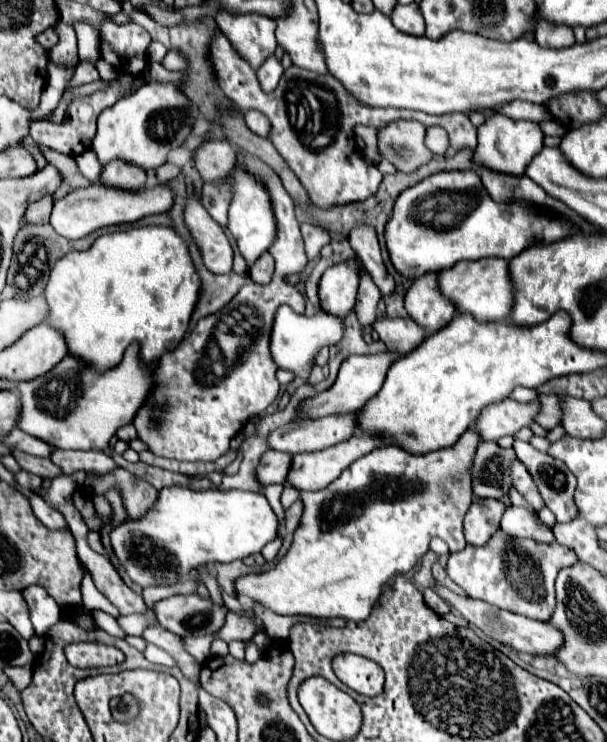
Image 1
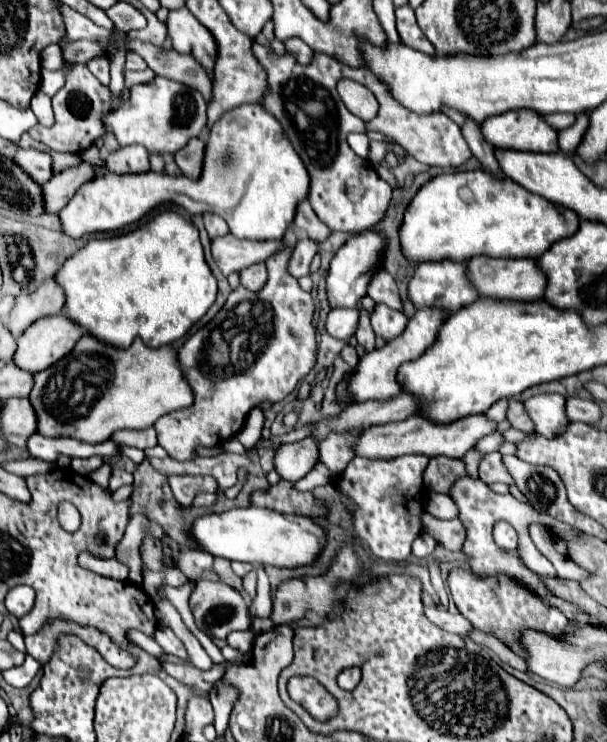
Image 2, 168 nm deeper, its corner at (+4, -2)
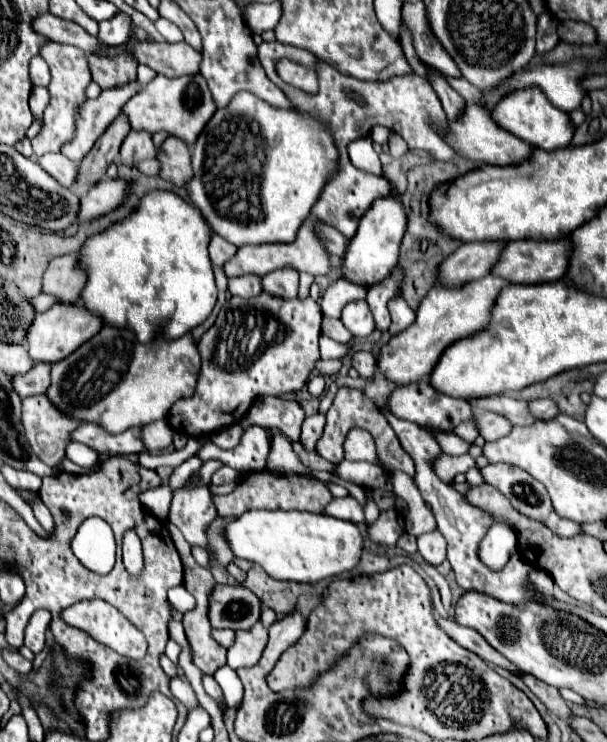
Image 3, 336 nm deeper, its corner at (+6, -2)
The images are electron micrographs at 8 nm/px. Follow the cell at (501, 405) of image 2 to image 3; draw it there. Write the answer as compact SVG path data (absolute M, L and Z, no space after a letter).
M469 420L469 422L465 422L465 424L459 424L457 426L457 430L453 430L461 440L465 440L465 442L473 442L479 434L477 434L477 428L473 426L473 420Z

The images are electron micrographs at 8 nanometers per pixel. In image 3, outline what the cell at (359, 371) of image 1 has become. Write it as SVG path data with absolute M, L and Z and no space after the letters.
M487 274L477 282L469 282L469 286L461 286L461 290L445 290L443 286L435 284L421 300L415 324L391 338L387 346L383 346L377 358L381 372L401 386L417 382L423 376L427 378L447 346L457 340L469 338L489 326L493 302L497 300L501 288L505 288L507 284L509 282L505 282L505 278L493 278L493 274Z

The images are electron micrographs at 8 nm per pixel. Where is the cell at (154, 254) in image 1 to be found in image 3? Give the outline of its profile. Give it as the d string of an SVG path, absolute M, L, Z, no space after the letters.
M167 190L147 192L127 218L109 226L101 234L87 238L83 244L79 252L81 266L85 266L89 276L81 294L83 306L99 314L109 326L129 326L141 344L147 344L159 336L171 340L181 338L205 322L217 302L217 286L207 252L209 238L213 238L213 230L191 202Z

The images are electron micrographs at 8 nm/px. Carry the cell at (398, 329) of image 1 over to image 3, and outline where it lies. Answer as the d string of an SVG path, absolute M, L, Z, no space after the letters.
M397 266L397 268L393 268L393 272L391 272L391 276L387 280L377 282L367 292L367 304L369 304L371 312L373 312L373 318L375 318L377 328L381 332L385 332L389 328L389 324L391 324L391 316L389 316L389 310L387 310L387 302L401 294L401 282L403 282L403 272Z

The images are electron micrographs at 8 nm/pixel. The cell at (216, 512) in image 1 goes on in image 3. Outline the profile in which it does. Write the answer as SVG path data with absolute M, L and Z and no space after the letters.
M249 510L227 524L227 542L237 558L263 566L275 580L293 582L319 582L349 572L363 552L363 534L357 524L301 510Z

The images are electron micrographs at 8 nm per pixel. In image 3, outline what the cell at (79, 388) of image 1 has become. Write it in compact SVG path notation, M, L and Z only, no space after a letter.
M103 326L103 330L77 348L65 360L53 364L51 370L51 386L47 390L49 400L65 414L71 414L83 422L97 422L107 432L119 434L131 426L145 426L149 422L165 418L169 408L179 398L187 398L193 394L197 376L201 370L201 354L191 334L185 334L177 340L157 338L149 344L137 342L137 336L131 330L119 330L115 326Z

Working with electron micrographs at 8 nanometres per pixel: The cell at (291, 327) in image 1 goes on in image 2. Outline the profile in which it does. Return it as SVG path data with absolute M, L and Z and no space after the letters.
M335 308L327 316L327 334L339 340L347 340L355 334L359 320L359 308Z

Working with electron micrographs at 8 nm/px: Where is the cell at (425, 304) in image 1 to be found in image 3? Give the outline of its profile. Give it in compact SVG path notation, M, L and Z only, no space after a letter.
M469 242L451 254L439 268L439 284L459 288L469 280L477 280L489 274L489 266L497 262L497 254L507 242Z

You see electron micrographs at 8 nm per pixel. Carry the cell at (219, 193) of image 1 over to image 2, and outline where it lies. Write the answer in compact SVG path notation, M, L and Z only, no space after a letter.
M205 212L203 214L203 222L205 222L205 228L209 232L209 238L215 238L215 236L225 236L229 232L227 228L227 222L223 222L223 218L219 214L213 214L213 212Z

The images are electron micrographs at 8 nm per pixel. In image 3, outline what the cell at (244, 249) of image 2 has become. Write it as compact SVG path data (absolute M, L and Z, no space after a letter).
M309 216L309 220L305 220L305 224L301 226L295 242L291 244L263 244L263 246L243 246L237 250L237 256L231 258L225 264L225 274L231 276L245 276L245 274L257 274L257 276L265 276L273 270L279 268L293 268L297 272L307 272L313 276L325 276L331 272L331 262L329 262L329 254L321 242L321 236L317 232L317 216Z

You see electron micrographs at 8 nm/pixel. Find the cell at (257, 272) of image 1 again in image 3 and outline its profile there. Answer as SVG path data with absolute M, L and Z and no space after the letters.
M259 276L229 278L229 292L231 296L239 296L239 298L253 298L261 294L261 278Z

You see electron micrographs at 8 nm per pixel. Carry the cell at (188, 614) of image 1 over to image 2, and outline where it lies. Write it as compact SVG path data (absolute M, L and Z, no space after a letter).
M199 580L189 598L195 624L211 638L225 638L233 630L247 630L249 606L241 594L225 582Z

